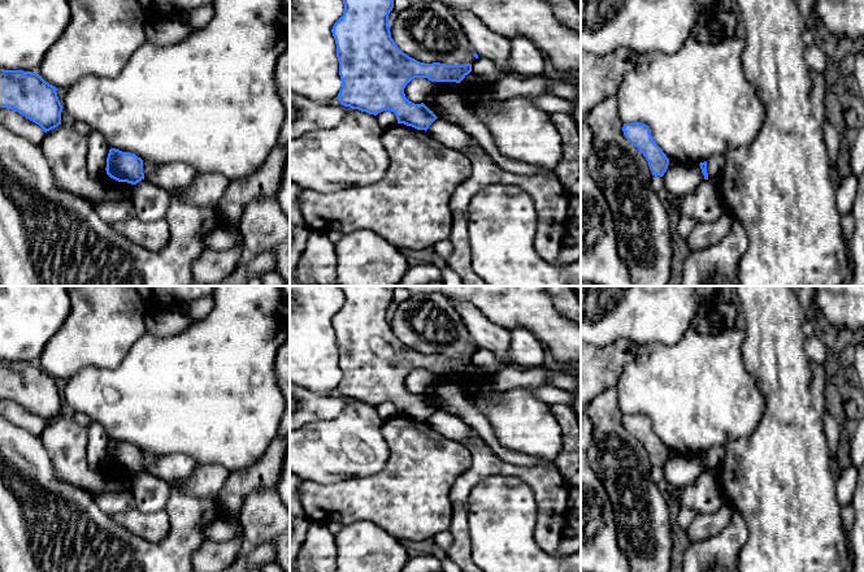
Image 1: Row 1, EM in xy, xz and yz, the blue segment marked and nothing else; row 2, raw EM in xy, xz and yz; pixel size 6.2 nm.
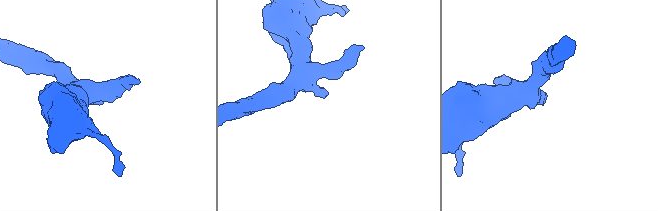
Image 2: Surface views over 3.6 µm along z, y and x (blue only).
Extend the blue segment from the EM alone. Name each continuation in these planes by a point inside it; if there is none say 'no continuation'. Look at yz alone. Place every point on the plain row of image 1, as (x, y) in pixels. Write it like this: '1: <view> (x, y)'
no continuation

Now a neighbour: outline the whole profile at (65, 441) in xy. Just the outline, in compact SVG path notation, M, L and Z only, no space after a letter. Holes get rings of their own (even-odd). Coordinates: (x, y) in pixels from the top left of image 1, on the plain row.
M58 416L44 424L39 438L47 450L58 478L92 494L127 489L131 484L118 482L107 473L95 472L87 462L88 428L71 417Z

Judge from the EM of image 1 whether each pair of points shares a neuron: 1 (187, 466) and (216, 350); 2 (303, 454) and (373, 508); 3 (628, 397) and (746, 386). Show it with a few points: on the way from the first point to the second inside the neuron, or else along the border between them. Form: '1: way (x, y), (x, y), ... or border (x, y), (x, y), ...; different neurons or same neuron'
1: border (159, 456), (189, 454), (198, 462); different neurons
2: border (368, 475), (333, 482), (307, 481); different neurons
3: way (658, 388), (716, 388); same neuron

